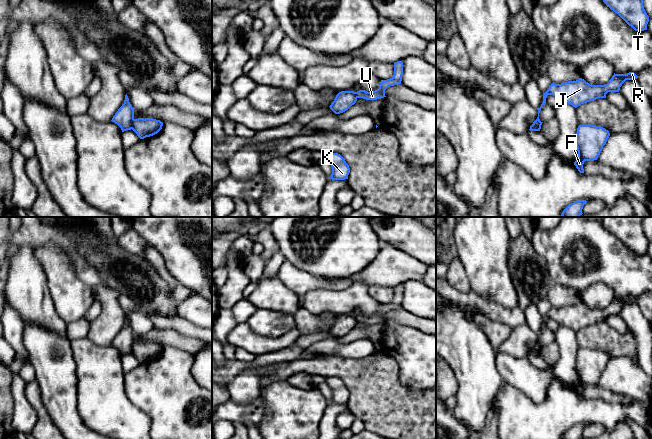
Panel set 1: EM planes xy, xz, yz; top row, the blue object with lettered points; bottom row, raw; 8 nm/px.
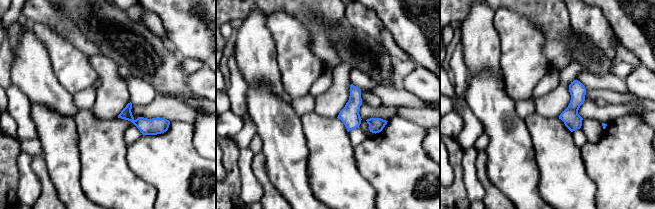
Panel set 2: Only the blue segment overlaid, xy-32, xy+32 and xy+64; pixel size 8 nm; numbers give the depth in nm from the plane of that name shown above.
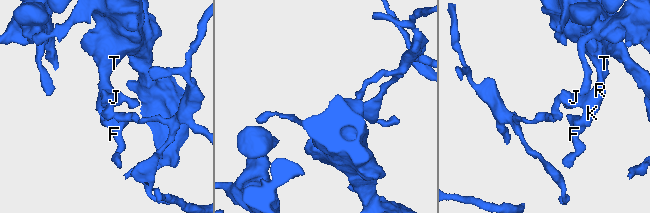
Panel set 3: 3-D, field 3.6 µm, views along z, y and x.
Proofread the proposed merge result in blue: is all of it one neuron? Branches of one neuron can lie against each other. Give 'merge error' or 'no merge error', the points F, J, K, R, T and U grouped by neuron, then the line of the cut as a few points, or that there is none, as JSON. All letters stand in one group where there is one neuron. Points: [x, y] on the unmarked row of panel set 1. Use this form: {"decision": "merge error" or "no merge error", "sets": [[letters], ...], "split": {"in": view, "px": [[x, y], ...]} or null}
{"decision": "merge error", "sets": [["F", "J", "K", "R", "T"], ["U"]], "split": {"in": "xy", "px": [[134, 343], [131, 352]]}}

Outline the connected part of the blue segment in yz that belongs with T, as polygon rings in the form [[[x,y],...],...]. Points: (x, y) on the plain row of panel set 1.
[[[603,217],[603,226],[635,255],[647,254],[649,240],[643,230],[645,217]]]

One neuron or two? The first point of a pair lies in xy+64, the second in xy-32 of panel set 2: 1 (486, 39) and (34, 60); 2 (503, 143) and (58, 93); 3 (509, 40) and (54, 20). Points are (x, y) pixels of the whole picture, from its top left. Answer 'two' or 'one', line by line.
1: one
2: two
3: two

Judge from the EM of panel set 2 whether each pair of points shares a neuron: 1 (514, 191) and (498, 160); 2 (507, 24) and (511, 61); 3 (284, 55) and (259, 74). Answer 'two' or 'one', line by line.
1: one
2: one
3: two

